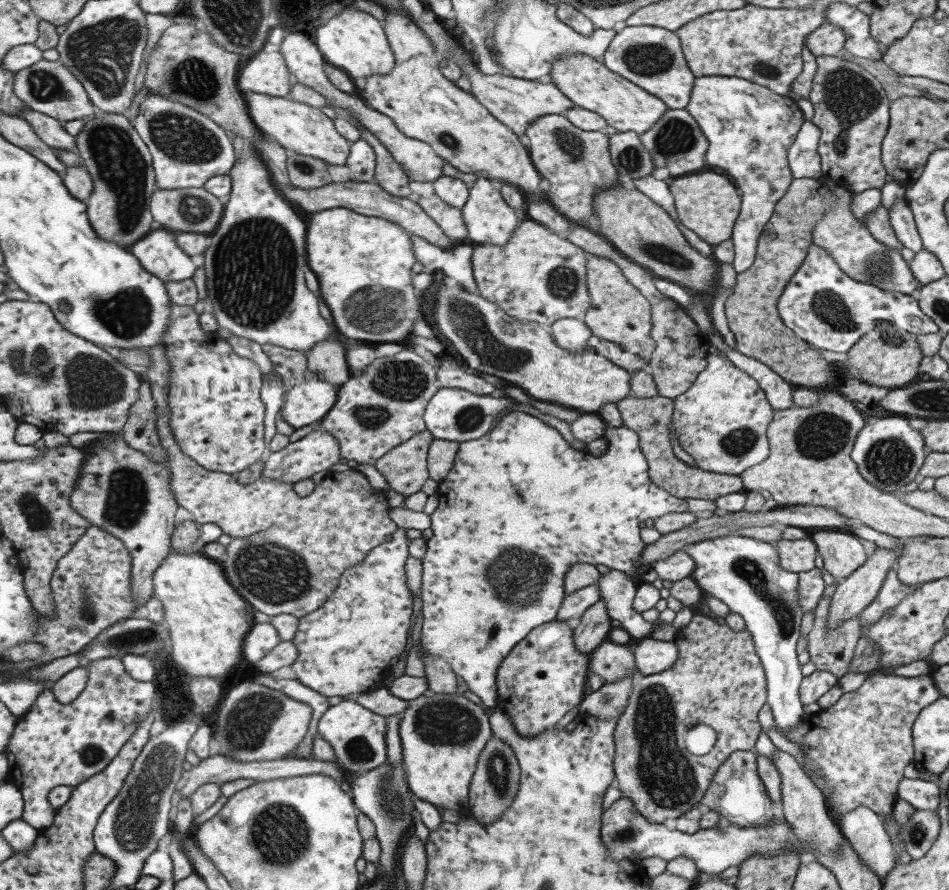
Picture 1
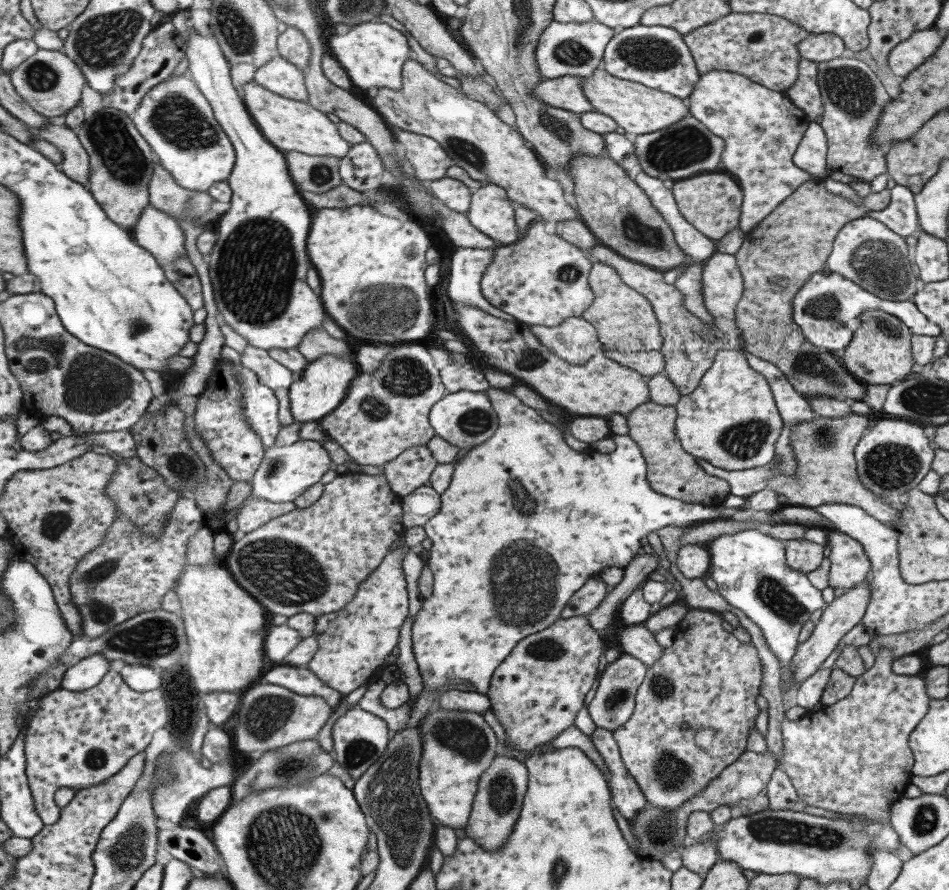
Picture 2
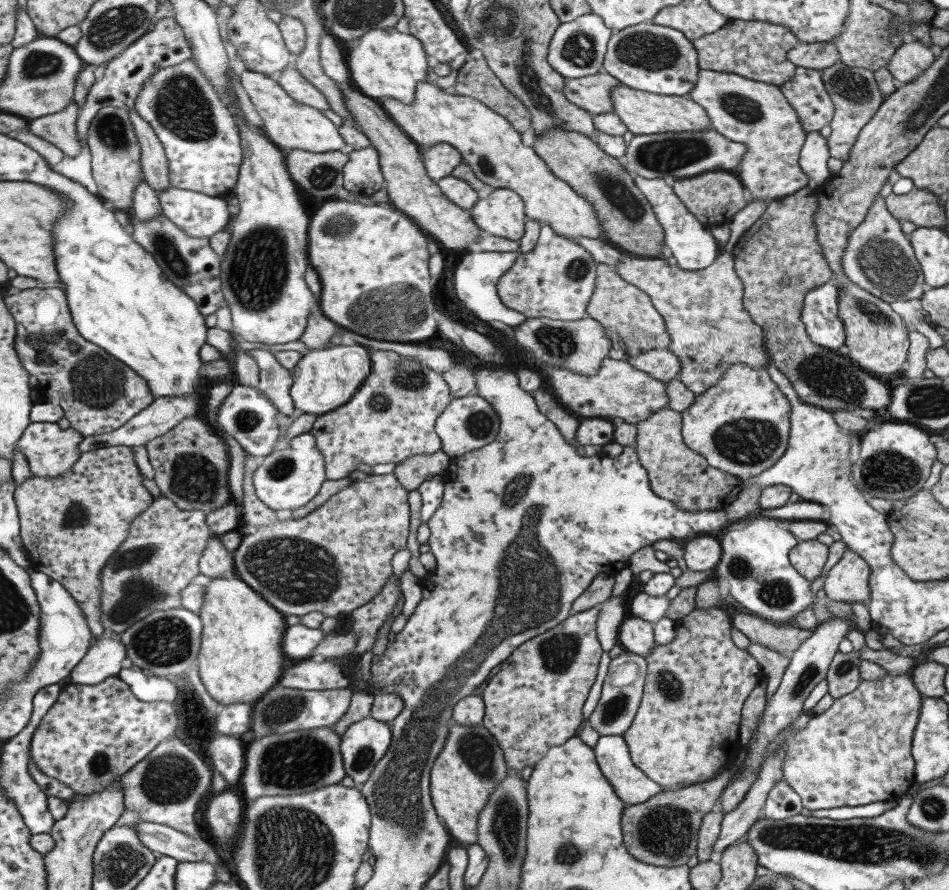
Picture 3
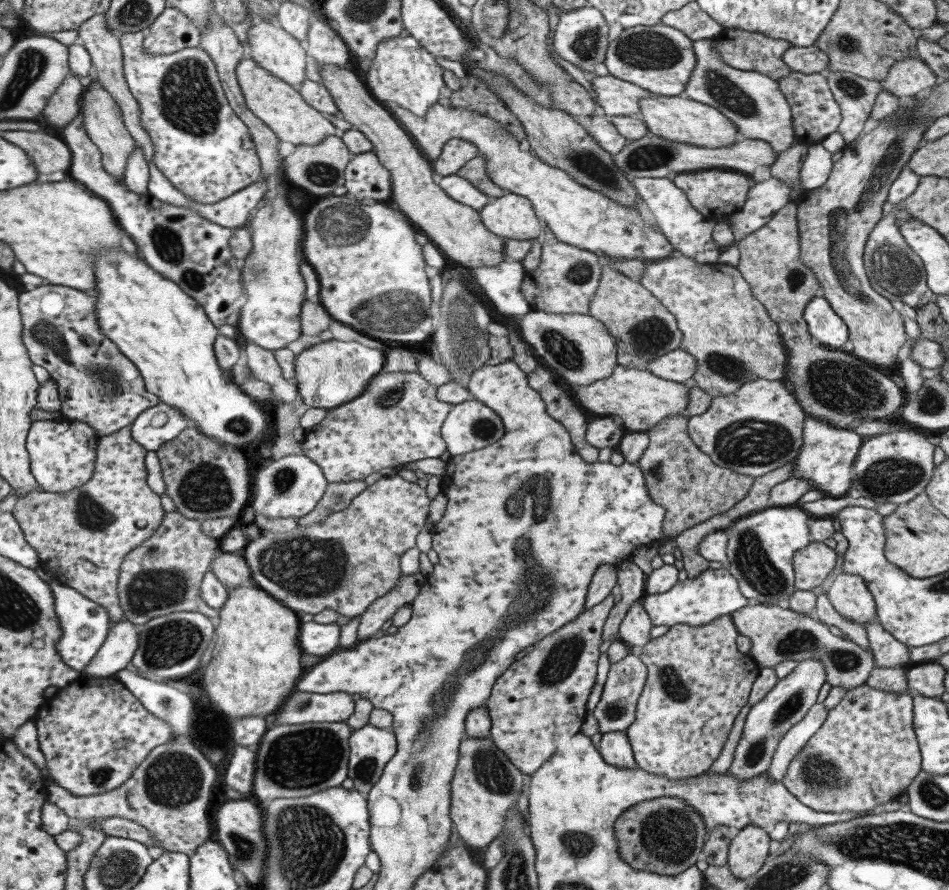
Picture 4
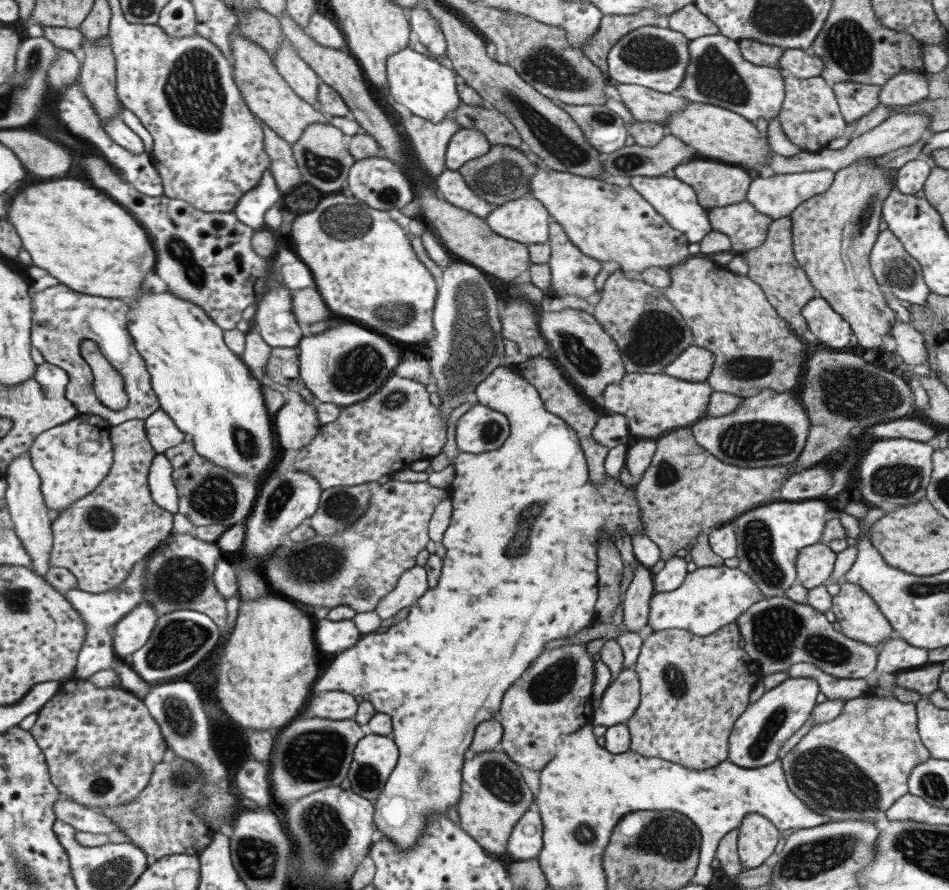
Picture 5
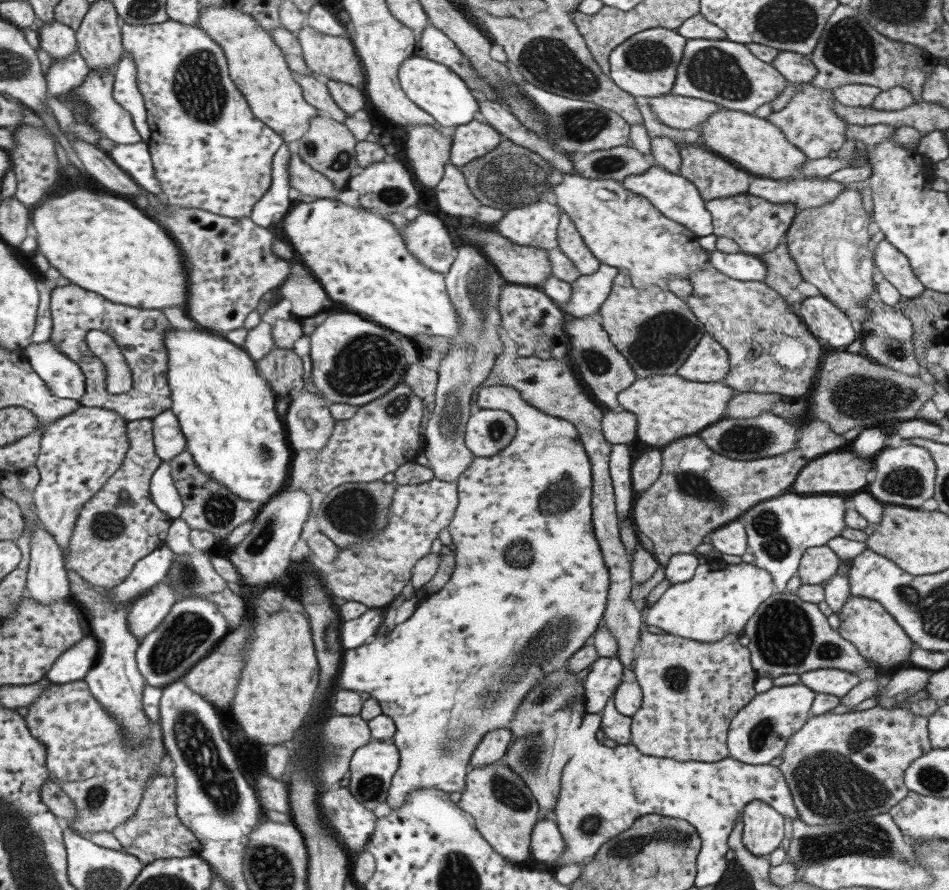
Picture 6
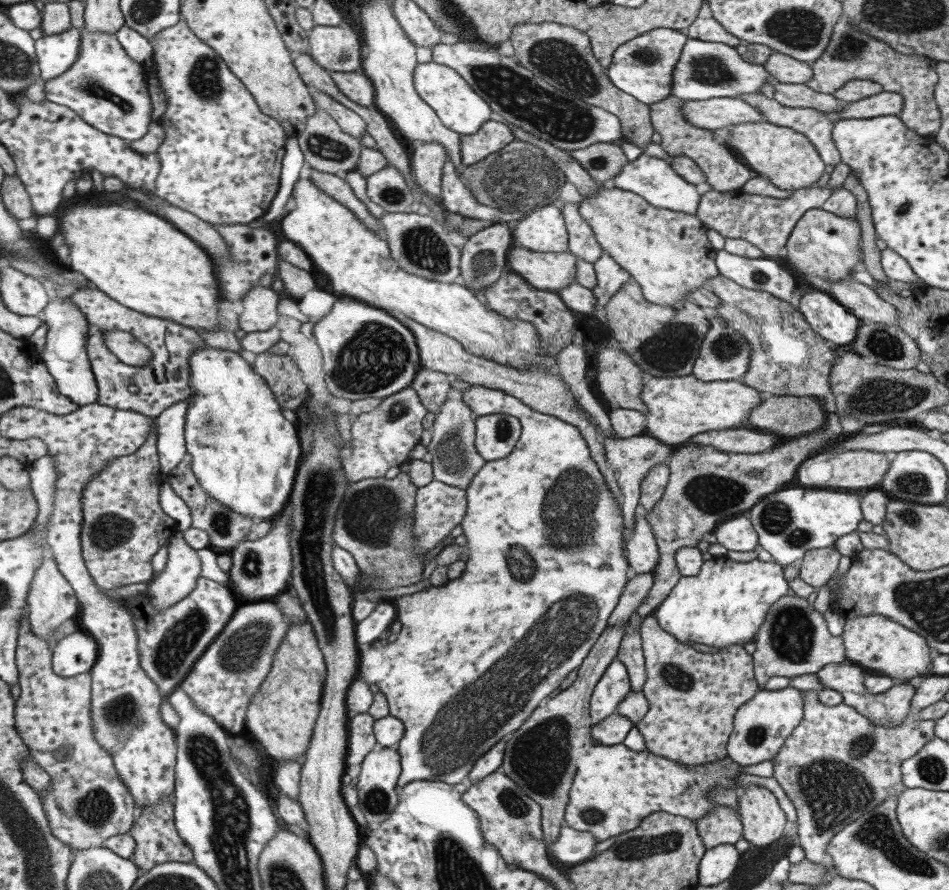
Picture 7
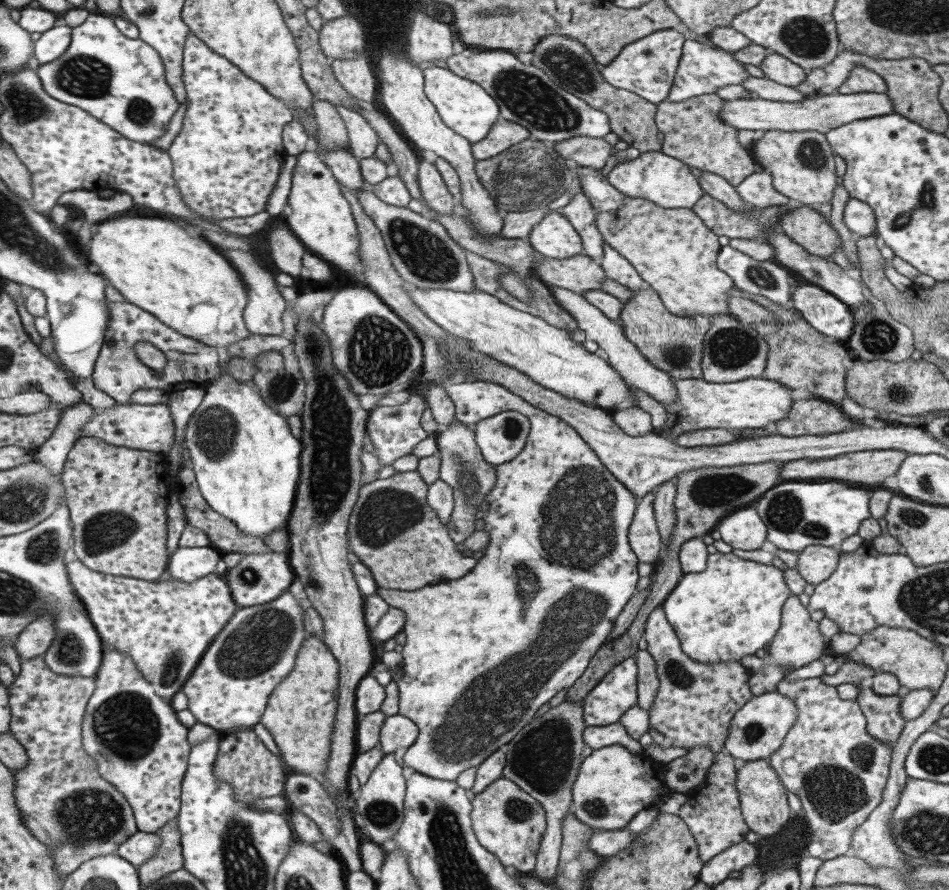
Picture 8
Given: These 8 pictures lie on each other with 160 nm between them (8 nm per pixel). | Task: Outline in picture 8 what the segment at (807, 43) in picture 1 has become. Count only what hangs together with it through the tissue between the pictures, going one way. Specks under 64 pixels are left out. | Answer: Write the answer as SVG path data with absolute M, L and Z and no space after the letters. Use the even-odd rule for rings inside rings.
M772 52L765 56L758 64L758 68L761 69L765 79L790 88L796 88L806 76L806 72L800 66Z

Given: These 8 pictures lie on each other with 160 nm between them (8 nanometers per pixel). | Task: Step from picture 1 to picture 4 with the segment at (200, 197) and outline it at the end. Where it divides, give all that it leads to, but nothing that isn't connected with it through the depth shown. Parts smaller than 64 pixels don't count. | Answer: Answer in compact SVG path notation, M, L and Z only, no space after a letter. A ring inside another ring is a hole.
M103 12L97 14L93 19L89 20L88 23L83 24L77 31L79 41L93 58L92 63L95 70L94 77L97 78L99 84L102 85L103 88L107 88L108 92L112 93L112 96L115 97L117 102L121 105L129 132L132 132L132 135L137 142L136 144L143 146L145 160L147 160L149 164L155 162L155 145L153 145L152 137L149 136L149 133L145 130L141 118L140 104L131 93L128 81L124 74L124 53L120 38L117 38L115 33L107 28L107 20L105 20L105 14Z

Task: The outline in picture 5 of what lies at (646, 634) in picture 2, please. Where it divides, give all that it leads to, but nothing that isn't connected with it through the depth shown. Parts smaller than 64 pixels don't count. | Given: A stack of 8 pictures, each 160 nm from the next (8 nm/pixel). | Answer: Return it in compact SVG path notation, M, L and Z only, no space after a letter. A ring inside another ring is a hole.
M638 563L629 584L622 589L622 623L627 632L638 633L647 626L648 604L655 593L652 577L650 570Z

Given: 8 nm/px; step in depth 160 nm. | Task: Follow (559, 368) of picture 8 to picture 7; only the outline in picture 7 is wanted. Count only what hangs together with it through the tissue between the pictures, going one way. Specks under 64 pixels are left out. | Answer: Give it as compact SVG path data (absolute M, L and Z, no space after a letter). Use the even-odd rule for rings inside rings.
M303 177L297 181L292 194L296 208L283 218L280 228L284 236L297 243L311 257L314 266L321 268L329 278L335 292L341 292L353 300L385 309L399 320L413 318L418 323L424 324L433 330L443 332L451 338L458 340L469 352L477 356L484 356L495 360L499 364L508 364L513 368L524 368L526 364L538 364L554 371L554 356L543 353L540 338L535 327L519 319L510 319L504 314L487 308L485 297L478 297L471 289L464 285L439 280L429 280L417 276L403 268L399 261L392 255L386 234L375 232L356 215L348 206L335 200L329 193L323 192L320 186L314 183L311 177Z

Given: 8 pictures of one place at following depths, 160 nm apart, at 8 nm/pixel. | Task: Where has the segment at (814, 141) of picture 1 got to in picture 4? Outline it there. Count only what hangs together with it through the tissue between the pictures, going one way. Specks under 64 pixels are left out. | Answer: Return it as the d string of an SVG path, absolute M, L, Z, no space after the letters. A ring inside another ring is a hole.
M819 143L805 144L807 153L798 172L798 186L803 192L820 187L829 176L832 164L831 156Z

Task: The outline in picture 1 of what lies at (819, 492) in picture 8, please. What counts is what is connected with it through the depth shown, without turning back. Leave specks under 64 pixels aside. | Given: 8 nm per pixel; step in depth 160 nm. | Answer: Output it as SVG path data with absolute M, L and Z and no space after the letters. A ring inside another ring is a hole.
M728 535L714 537L688 544L682 551L693 560L691 578L701 592L712 596L727 605L730 612L738 614L744 622L745 629L751 635L756 655L759 657L766 680L766 703L773 715L774 728L786 738L788 732L802 719L803 705L798 697L798 686L802 676L799 661L796 657L796 642L800 637L799 624L802 606L798 603L798 574L785 572L779 567L776 546L755 540L752 537Z

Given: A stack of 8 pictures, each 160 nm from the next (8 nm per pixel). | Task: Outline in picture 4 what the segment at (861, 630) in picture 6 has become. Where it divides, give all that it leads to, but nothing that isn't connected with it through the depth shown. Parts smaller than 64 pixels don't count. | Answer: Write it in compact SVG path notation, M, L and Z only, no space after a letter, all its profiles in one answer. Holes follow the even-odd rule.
M840 573L826 592L836 613L847 621L859 624L873 623L876 619L875 603L863 579L856 574Z

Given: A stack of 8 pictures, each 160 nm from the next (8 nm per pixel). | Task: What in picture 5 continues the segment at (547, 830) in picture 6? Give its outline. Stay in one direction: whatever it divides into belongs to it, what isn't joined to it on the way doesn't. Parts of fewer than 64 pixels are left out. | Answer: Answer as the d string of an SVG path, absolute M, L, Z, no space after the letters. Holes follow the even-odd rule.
M527 809L509 834L506 854L512 861L535 859L542 846L540 814Z

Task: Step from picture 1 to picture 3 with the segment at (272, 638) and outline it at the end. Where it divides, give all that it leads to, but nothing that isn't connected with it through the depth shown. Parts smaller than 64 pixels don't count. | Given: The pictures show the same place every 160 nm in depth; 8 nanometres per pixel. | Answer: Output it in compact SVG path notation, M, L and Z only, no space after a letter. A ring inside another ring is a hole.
M301 623L289 626L284 637L285 654L291 662L308 660L327 636L321 628L307 628Z

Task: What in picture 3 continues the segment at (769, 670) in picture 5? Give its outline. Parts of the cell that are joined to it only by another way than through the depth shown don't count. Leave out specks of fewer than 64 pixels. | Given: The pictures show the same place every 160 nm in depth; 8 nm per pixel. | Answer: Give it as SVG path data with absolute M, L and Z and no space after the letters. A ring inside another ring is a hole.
M738 613L731 618L731 626L737 629L741 634L743 634L750 642L755 644L760 644L764 646L769 651L773 650L775 652L785 652L785 650L797 650L799 645L804 641L799 638L801 632L807 632L809 630L801 630L797 628L794 624L769 624L767 620L761 620L762 618L751 613ZM854 650L845 654L837 651L833 655L824 679L827 681L827 692L834 700L855 690L859 684L860 659Z

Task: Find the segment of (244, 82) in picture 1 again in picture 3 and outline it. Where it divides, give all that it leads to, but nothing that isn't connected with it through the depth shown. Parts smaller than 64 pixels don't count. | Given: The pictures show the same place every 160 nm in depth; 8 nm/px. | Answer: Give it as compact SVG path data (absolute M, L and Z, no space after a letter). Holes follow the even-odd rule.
M294 64L284 70L283 76L281 76L281 79L277 82L281 84L281 88L283 88L289 96L301 101L303 104L321 109L322 111L332 108L325 94L320 92L315 85L305 79Z

